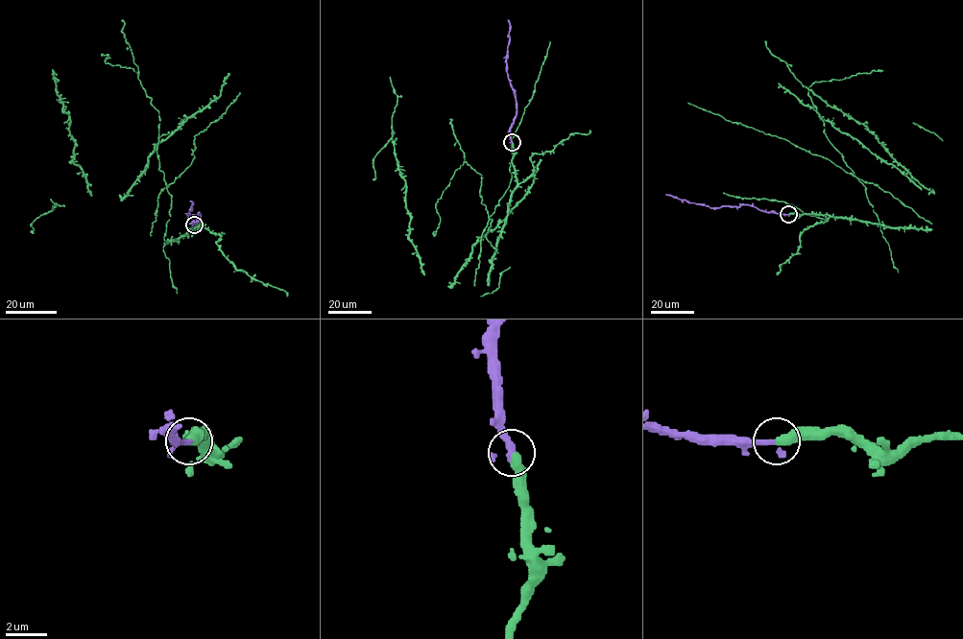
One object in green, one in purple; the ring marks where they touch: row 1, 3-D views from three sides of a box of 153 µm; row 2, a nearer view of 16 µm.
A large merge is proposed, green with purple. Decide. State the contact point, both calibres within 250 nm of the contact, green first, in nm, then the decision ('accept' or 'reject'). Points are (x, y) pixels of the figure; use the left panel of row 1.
place (194, 224); calibres 420 and 240 nm; accept

